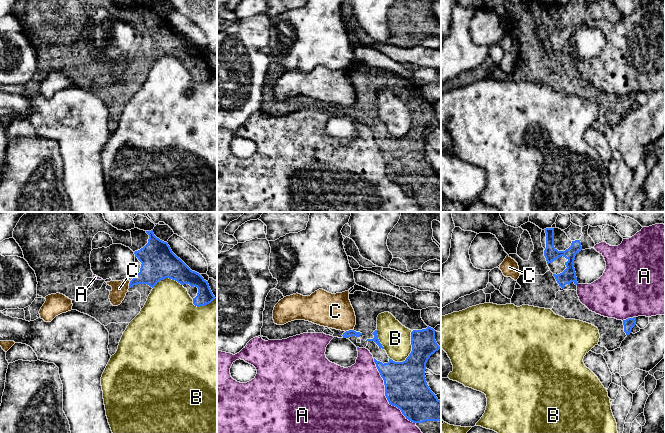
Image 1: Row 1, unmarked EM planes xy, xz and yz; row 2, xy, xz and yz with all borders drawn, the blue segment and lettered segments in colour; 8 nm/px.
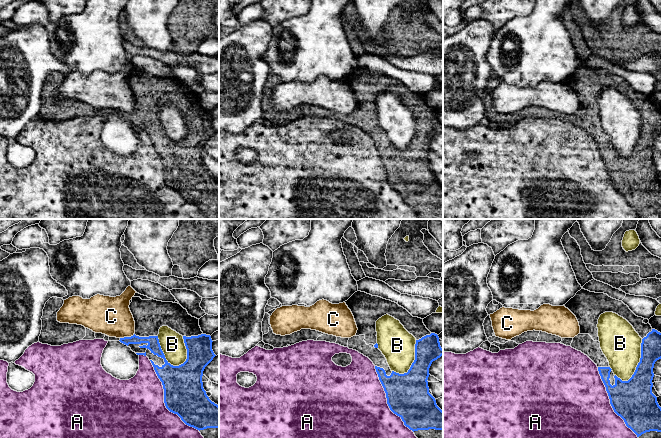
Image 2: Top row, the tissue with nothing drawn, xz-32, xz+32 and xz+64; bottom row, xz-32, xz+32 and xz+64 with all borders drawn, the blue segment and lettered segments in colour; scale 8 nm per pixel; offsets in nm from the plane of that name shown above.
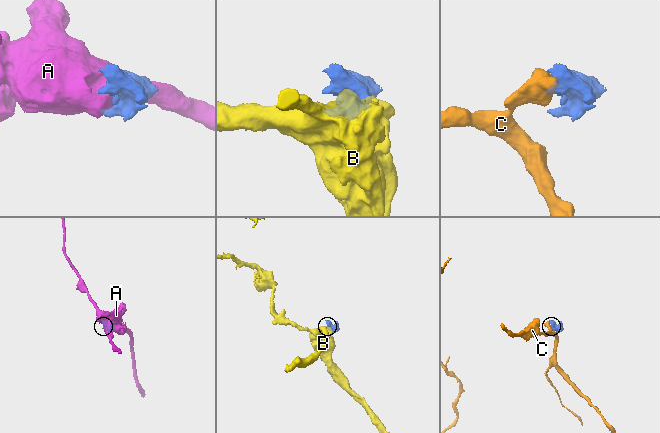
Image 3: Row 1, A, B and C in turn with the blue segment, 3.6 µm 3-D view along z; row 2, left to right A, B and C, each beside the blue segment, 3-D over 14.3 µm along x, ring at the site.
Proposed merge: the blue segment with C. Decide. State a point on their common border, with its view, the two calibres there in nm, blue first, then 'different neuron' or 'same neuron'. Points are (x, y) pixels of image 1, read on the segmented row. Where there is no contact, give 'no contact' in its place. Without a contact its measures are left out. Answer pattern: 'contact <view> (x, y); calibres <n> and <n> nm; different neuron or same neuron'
contact xz (349, 330); calibres 50 and 280 nm; different neuron

